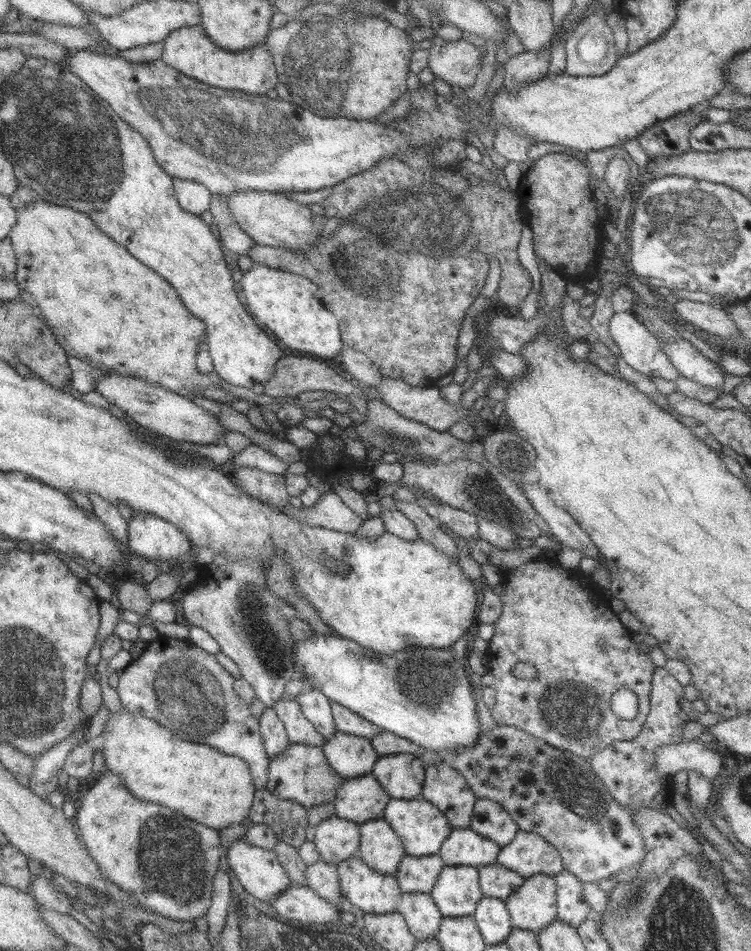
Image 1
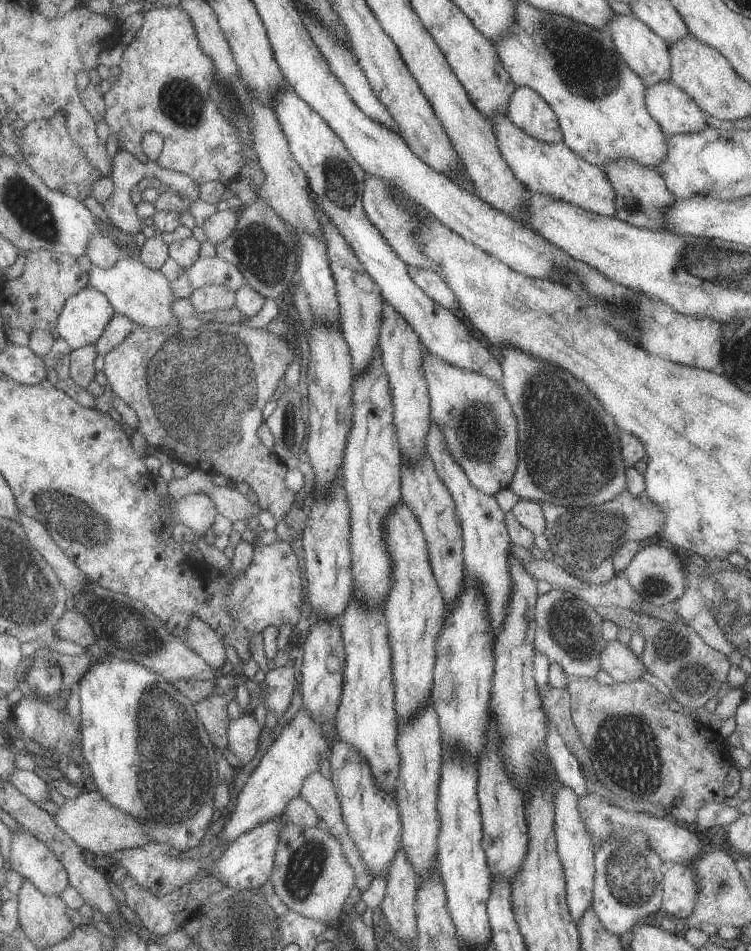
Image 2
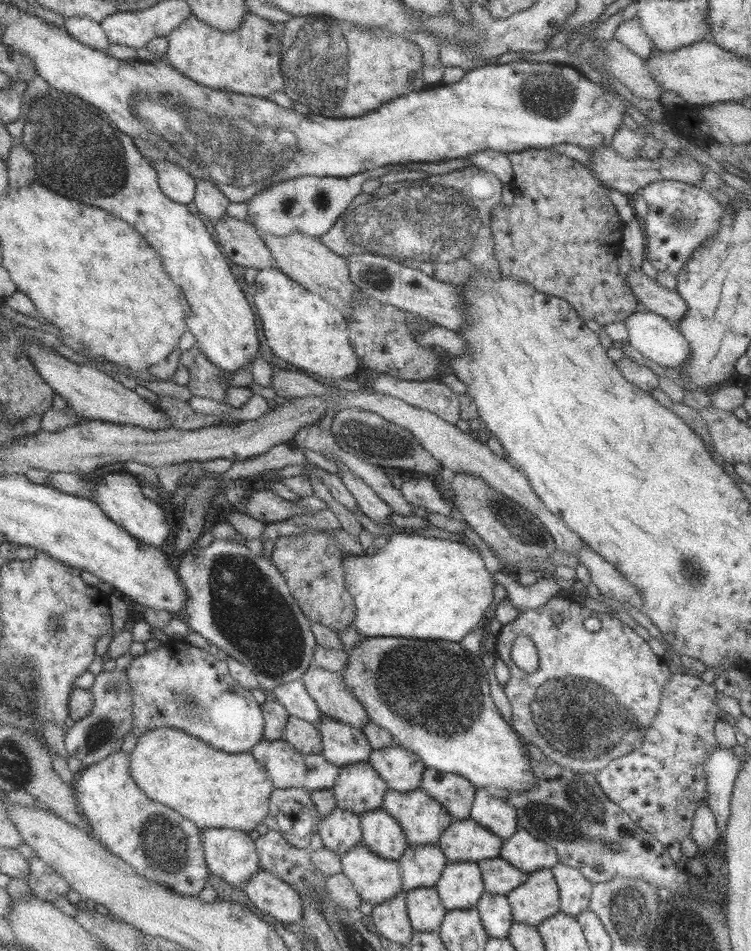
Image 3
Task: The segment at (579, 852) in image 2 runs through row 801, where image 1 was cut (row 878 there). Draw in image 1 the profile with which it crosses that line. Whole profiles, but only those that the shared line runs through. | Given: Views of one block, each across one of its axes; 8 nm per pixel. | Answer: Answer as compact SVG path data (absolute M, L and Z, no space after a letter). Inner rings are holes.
M569 870L555 877L557 887L557 919L578 929L592 913L584 898L582 882Z

